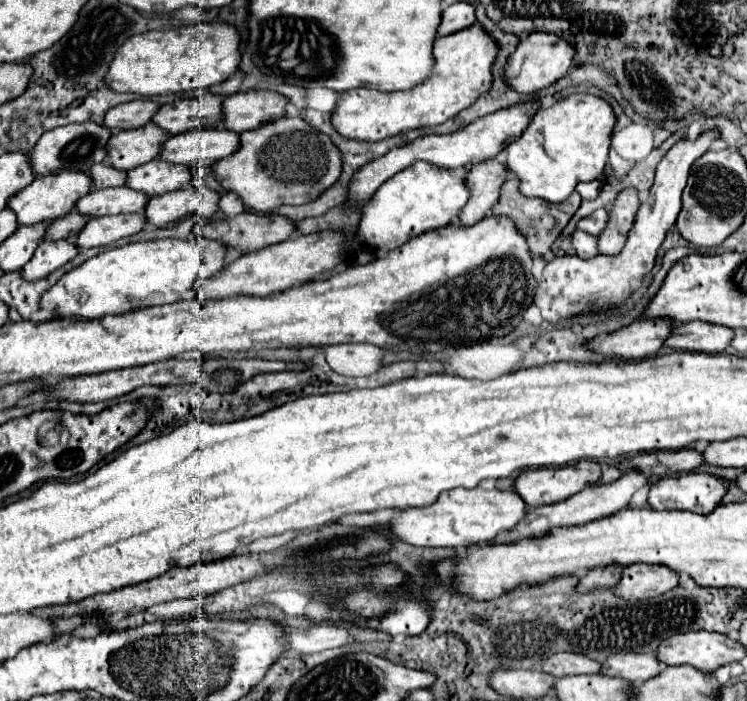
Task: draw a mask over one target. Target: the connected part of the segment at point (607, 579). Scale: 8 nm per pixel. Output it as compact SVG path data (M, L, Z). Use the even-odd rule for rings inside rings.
M610 564L610 568L594 568L594 572L588 572L580 578L576 592L584 594L594 588L614 588L622 578L622 570L624 568L614 568L614 564Z

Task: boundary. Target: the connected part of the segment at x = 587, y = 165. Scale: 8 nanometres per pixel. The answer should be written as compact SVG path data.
M572 94L548 108L540 108L522 136L504 150L506 168L520 180L522 196L558 204L574 192L576 184L600 178L608 160L614 124L612 108L592 94Z

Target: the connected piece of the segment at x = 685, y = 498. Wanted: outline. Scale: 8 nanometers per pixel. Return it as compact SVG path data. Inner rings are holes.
M712 474L666 476L650 488L648 502L654 510L688 510L710 514L728 490L724 478Z

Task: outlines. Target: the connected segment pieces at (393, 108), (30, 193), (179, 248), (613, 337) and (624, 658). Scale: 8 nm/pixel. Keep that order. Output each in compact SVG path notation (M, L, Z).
M478 26L464 28L450 36L434 40L432 74L410 90L384 94L370 88L354 88L338 94L336 108L332 112L334 130L350 140L380 142L396 136L404 130L438 126L448 118L454 118L460 110L468 108L478 100L480 94L490 90L492 64L498 52L498 44Z
M66 170L60 174L48 174L48 176L36 176L32 184L28 184L22 192L18 192L18 196L10 198L8 208L16 214L16 220L20 226L56 220L68 214L76 206L76 202L90 192L90 186L92 186L90 176L82 172L74 172L74 170Z
M190 236L188 240L172 240L172 238L166 238L166 240L148 240L148 242L136 242L136 244L126 244L126 246L118 246L118 248L110 248L106 252L100 252L92 258L88 258L84 264L80 264L78 268L66 272L66 276L62 276L54 286L50 286L44 294L42 294L42 300L40 300L40 310L48 310L48 312L54 312L56 316L60 318L70 318L70 316L80 316L80 318L88 318L88 320L96 320L96 318L102 318L102 316L116 316L116 314L126 314L126 312L134 312L138 308L148 308L148 306L162 306L162 304L172 304L176 302L176 294L186 294L188 290L192 290L194 282L200 280L200 278L212 278L212 276L218 276L220 270L226 266L224 264L224 258L226 258L228 250L222 248L220 242L216 240L206 240L206 242L198 242L196 236Z
M646 318L636 320L626 328L616 330L614 334L596 336L590 342L590 348L602 356L618 356L624 360L638 360L658 354L664 346L666 336L674 322L670 318Z
M614 652L602 662L604 676L624 678L630 684L640 684L654 678L660 672L656 652Z

